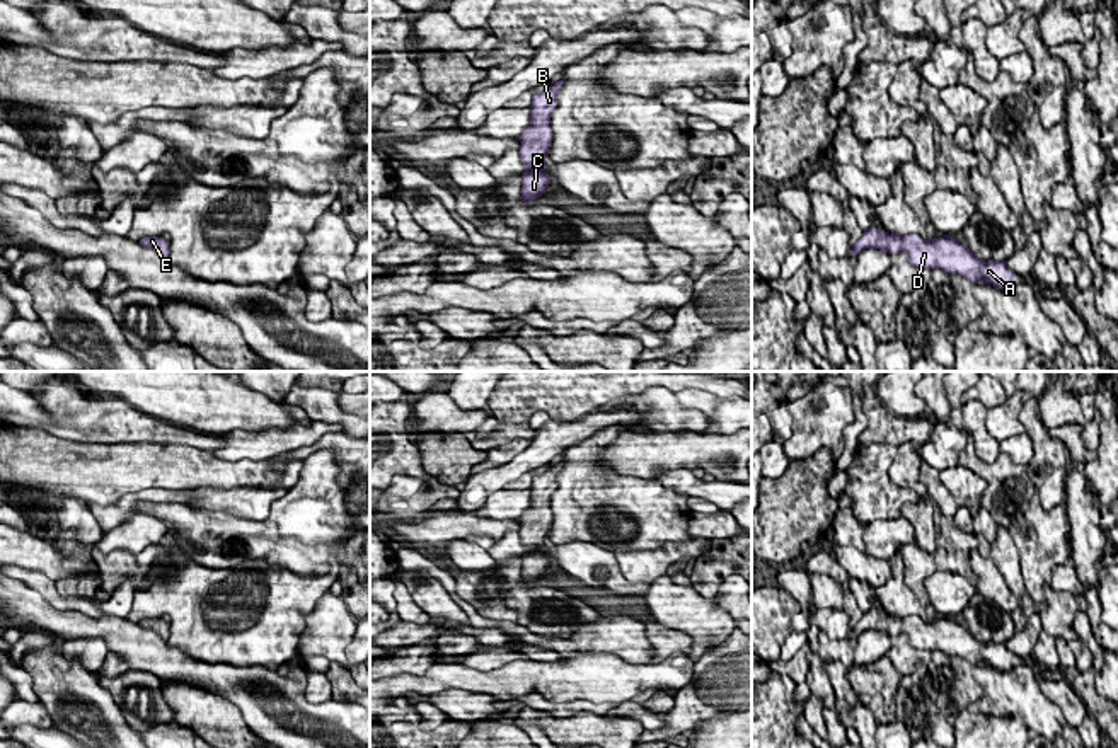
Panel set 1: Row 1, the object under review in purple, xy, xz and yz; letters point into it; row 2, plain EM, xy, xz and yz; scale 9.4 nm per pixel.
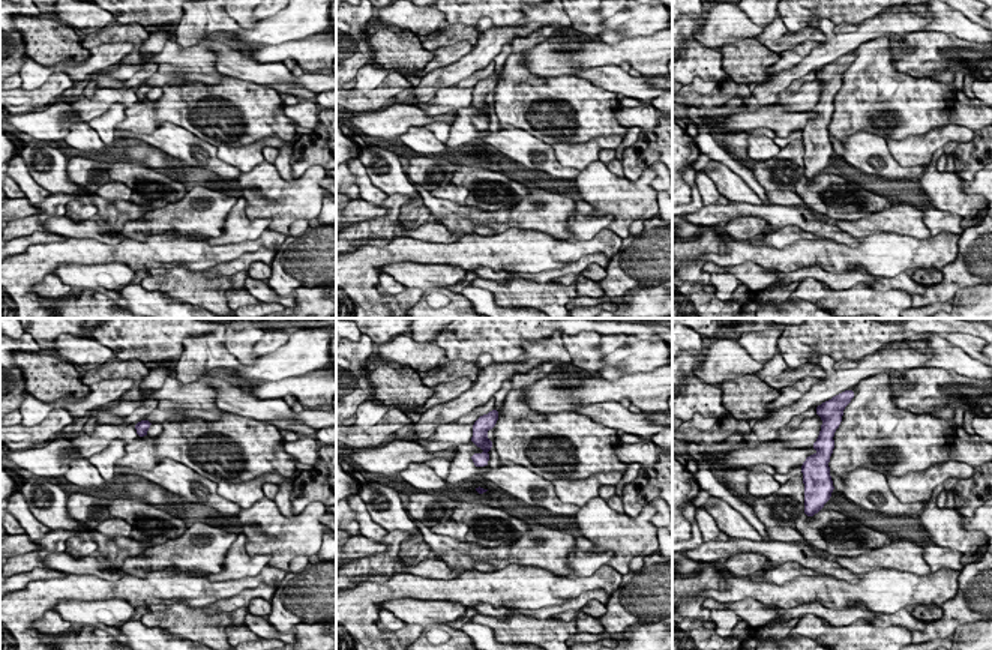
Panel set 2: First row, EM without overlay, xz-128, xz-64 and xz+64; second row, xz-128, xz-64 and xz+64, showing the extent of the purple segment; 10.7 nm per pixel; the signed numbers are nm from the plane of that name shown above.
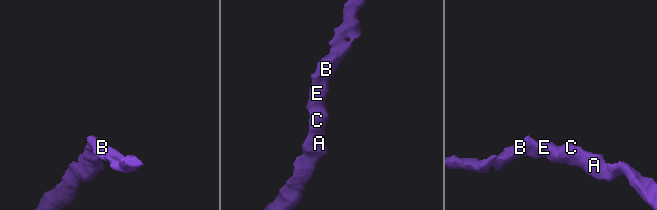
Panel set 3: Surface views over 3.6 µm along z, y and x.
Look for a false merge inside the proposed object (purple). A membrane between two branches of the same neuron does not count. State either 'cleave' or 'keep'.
keep

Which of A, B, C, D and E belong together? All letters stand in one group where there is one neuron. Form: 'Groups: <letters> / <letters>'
Groups: A B C D E

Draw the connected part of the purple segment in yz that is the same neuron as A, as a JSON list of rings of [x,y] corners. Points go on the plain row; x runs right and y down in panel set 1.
[[[871,607],[850,629],[849,637],[857,637],[869,629],[886,632],[888,636],[905,632],[910,646],[920,651],[941,651],[949,656],[965,658],[971,665],[985,663],[1004,673],[1016,668],[1016,654],[1007,649],[1006,642],[997,644],[988,641],[982,644],[966,627],[949,617],[925,624],[919,615],[902,619],[886,612],[881,613]]]

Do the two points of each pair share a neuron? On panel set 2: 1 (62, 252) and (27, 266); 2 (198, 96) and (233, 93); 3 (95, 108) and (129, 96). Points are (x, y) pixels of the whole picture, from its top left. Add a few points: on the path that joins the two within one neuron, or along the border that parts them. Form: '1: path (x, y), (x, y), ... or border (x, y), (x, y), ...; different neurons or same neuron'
1: path (53, 254), (36, 263); same neuron
2: path (207, 96), (224, 96); same neuron
3: path (104, 99), (107, 96), (120, 96); same neuron

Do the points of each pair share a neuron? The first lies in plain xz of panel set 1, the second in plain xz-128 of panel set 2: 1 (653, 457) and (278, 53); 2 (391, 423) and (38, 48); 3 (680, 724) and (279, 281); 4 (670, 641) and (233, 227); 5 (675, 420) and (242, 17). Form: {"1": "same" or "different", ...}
{"1": "same", "2": "different", "3": "same", "4": "same", "5": "same"}

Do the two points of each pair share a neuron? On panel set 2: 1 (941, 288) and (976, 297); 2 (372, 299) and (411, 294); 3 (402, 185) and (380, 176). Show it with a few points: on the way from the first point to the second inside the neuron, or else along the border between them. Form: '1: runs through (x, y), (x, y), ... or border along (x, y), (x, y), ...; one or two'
1: border along (976, 284), (962, 287), (950, 300); two
2: runs through (381, 300), (402, 297); one
3: runs through (396, 182), (386, 176); one

